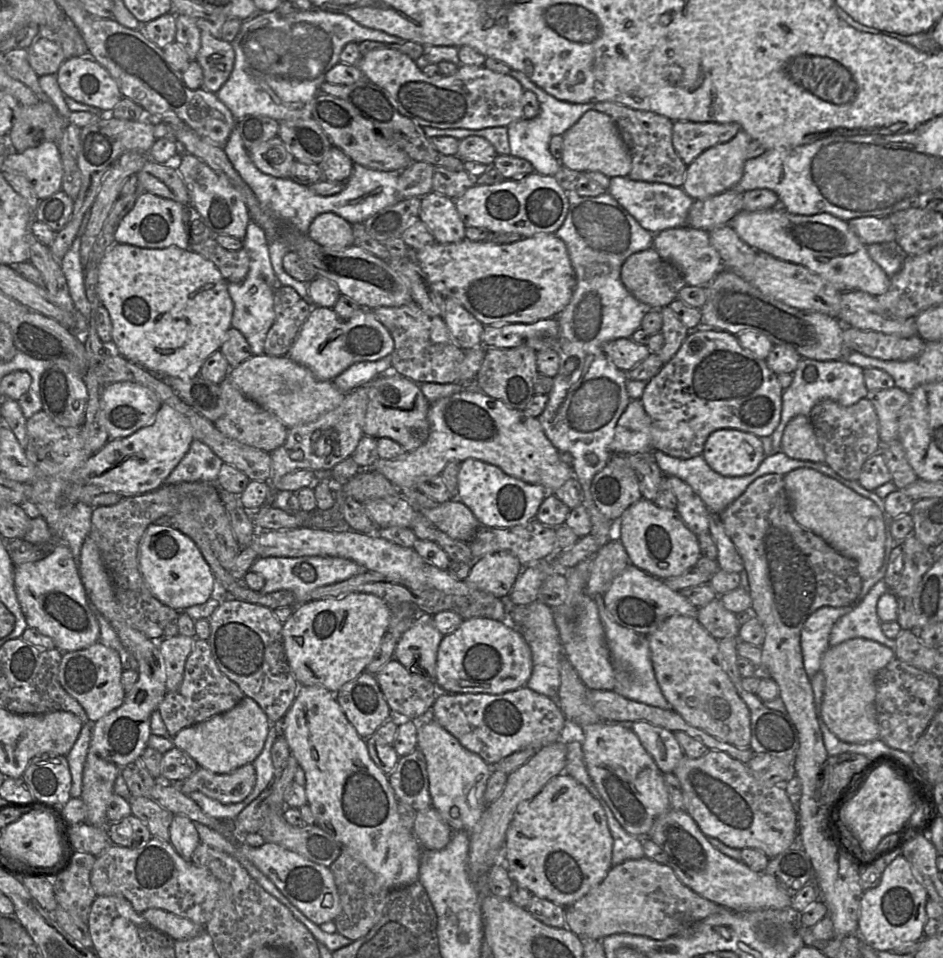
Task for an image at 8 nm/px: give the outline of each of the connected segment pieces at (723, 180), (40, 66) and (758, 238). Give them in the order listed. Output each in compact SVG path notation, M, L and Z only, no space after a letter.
M740 129L728 142L710 147L687 165L683 190L694 200L707 199L734 188L741 180L744 164L747 160L746 149L751 137Z
M39 35L27 51L29 63L39 77L57 74L66 60L61 46L47 35Z
M779 206L778 210L742 210L729 224L745 243L758 252L804 266L840 292L859 290L880 296L889 289L891 277L870 258L866 245L851 231L848 223L831 214L796 215Z

